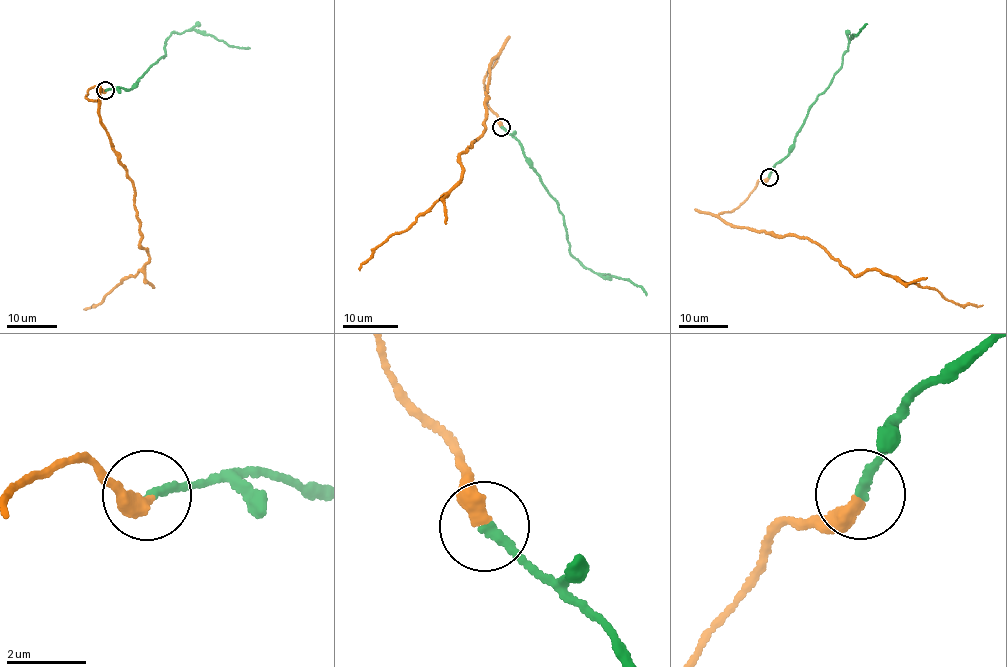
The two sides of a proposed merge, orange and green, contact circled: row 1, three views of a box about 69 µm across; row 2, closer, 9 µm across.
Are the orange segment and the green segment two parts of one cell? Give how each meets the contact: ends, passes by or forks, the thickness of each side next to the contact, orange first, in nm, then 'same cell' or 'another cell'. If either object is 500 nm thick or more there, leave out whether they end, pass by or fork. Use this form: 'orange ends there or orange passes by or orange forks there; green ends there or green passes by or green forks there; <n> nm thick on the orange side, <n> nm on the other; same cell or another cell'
orange ends there; green ends there; 420 nm thick on the orange side, 220 nm on the other; same cell

